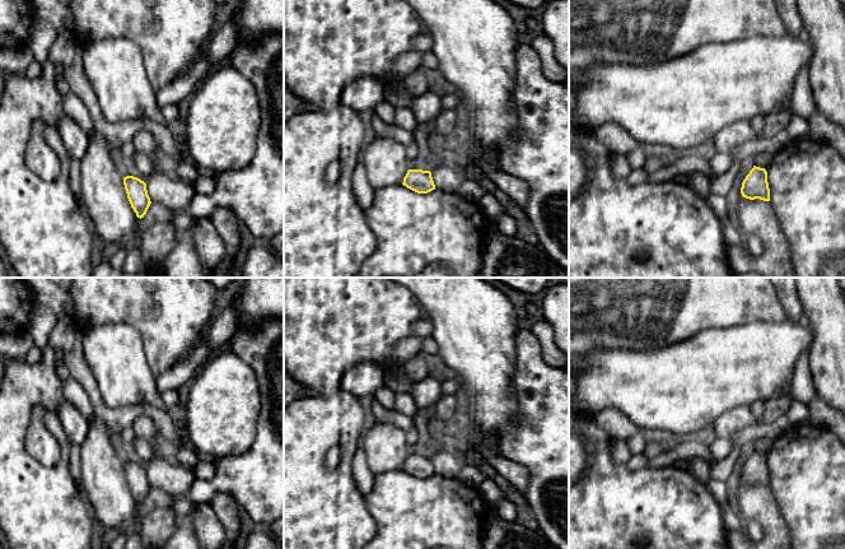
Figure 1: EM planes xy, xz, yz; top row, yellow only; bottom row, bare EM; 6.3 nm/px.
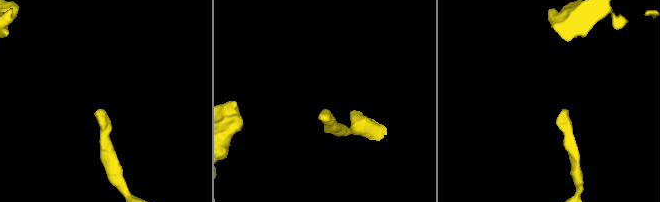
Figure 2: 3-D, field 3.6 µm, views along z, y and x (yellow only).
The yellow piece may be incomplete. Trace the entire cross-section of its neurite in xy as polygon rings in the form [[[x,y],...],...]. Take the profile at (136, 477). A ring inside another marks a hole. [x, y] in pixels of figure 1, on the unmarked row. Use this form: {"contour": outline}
{"contour": [[[126,461],[123,462],[123,470],[127,479],[127,484],[131,493],[136,498],[137,503],[144,503],[151,487],[148,480],[146,469],[137,462]]]}

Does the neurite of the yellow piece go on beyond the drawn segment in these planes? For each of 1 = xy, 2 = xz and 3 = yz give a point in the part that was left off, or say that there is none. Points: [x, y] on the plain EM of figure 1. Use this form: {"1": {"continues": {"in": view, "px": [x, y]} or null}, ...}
{"1": {"continues": null}, "2": {"continues": null}, "3": {"continues": null}}

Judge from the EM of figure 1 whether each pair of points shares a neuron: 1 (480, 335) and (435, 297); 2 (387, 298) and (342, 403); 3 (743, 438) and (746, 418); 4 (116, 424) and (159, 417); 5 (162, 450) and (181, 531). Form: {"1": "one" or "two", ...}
{"1": "one", "2": "one", "3": "two", "4": "one", "5": "one"}

